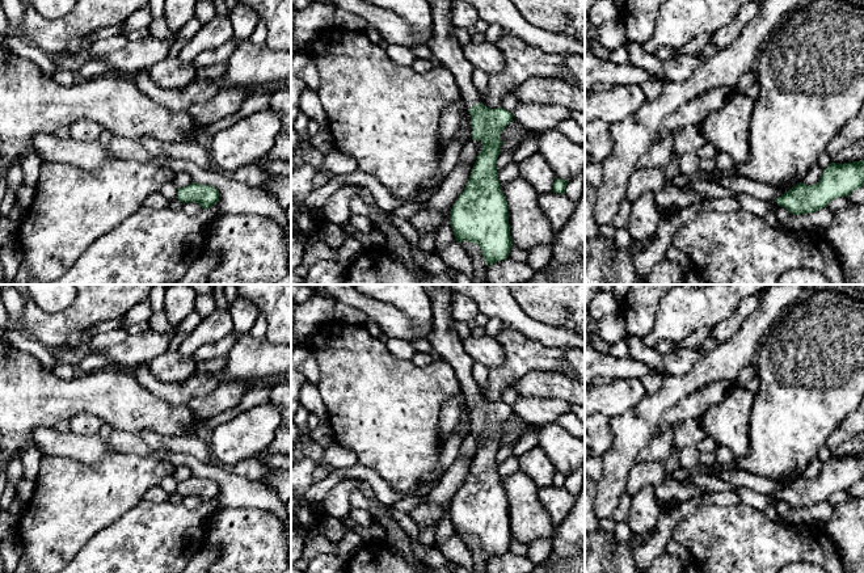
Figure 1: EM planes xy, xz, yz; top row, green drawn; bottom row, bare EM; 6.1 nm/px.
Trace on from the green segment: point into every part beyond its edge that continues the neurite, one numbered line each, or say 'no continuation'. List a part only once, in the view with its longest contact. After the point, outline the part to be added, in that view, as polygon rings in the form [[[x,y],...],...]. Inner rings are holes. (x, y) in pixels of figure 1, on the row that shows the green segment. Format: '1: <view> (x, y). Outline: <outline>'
1: xz (445, 47). Outline: [[[430,0],[433,10],[433,39],[430,49],[434,58],[446,67],[460,89],[467,111],[479,104],[479,92],[472,83],[473,67],[468,63],[460,45],[456,42],[451,25],[452,0]]]

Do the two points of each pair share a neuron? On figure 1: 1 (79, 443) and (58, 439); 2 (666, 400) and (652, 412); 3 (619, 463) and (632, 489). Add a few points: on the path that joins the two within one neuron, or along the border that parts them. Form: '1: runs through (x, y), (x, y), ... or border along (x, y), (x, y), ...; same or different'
1: runs through (74, 443), (63, 443); same
2: runs through (662, 401), (656, 408); same
3: border along (627, 484), (623, 491); different

